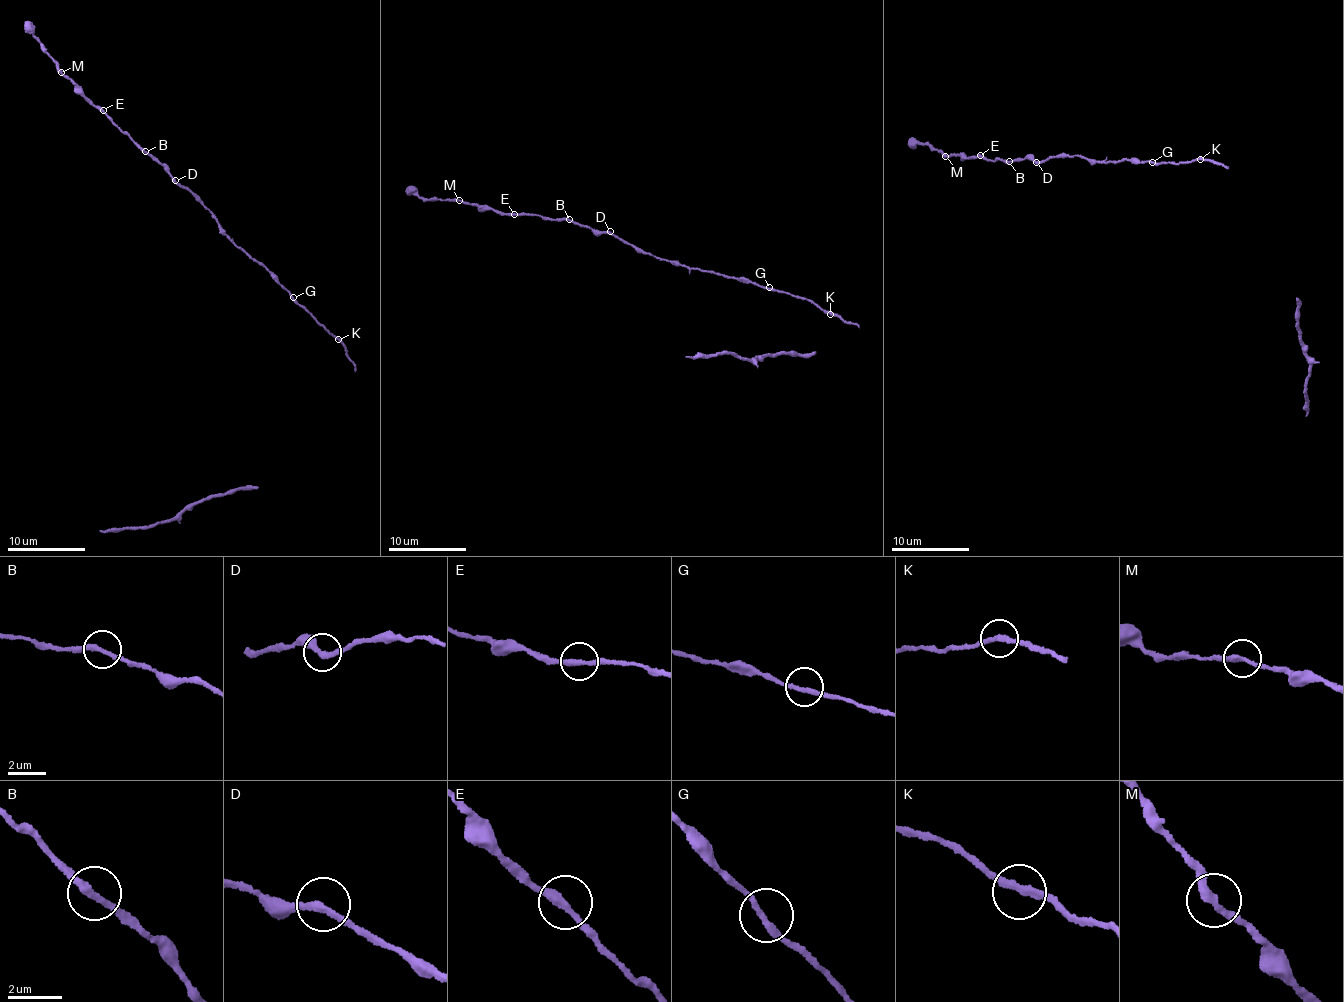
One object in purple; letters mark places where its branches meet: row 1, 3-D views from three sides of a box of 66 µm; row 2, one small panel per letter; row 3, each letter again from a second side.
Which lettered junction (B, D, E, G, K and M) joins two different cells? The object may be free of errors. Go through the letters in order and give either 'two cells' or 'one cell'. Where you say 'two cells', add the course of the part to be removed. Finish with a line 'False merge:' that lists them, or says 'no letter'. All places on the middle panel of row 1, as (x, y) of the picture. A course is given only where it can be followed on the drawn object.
B: one cell
D: one cell
E: one cell
G: one cell
K: one cell
M: one cell
False merge: no letter

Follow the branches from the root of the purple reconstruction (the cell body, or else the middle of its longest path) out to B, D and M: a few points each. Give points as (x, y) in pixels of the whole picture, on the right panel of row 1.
B: (1154, 162), (1123, 159), (1095, 163), (1074, 155), (1052, 157), (1043, 162), (1024, 158), (1009, 161)
D: (1154, 162), (1123, 159), (1117, 163), (1095, 163), (1074, 155), (1036, 162)
M: (1154, 162), (1095, 163), (1074, 155), (1006, 163), (945, 156)

